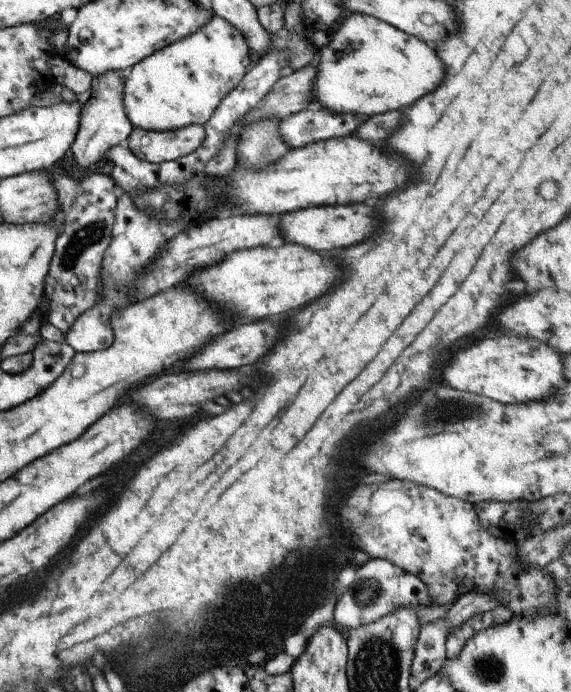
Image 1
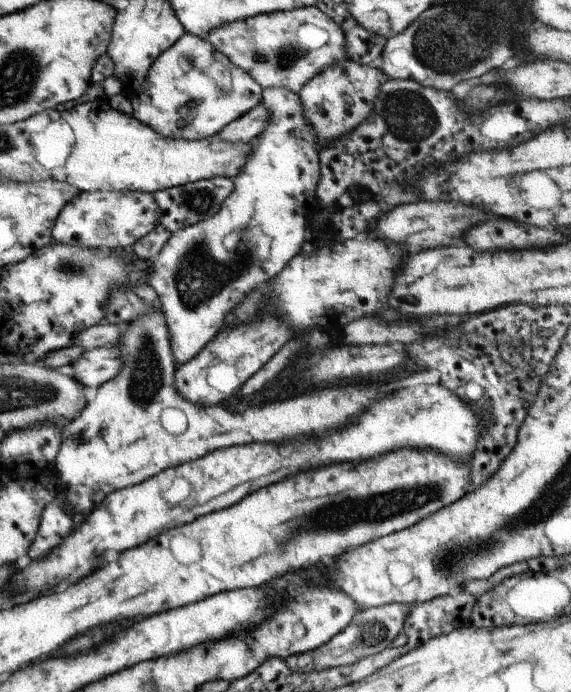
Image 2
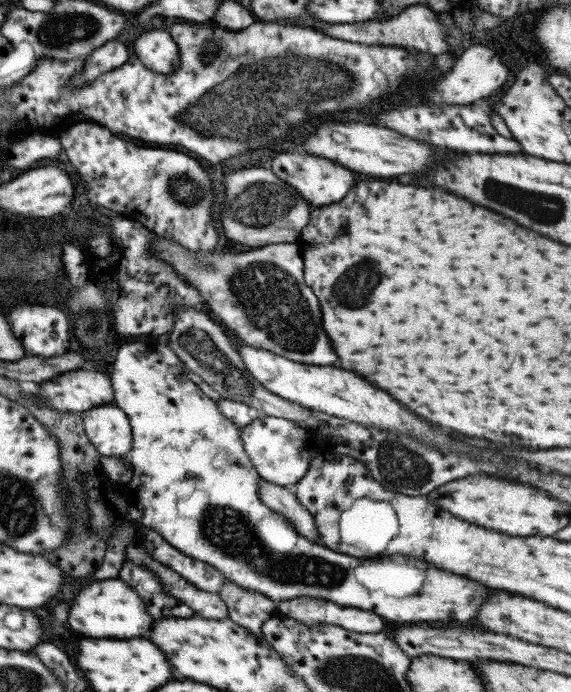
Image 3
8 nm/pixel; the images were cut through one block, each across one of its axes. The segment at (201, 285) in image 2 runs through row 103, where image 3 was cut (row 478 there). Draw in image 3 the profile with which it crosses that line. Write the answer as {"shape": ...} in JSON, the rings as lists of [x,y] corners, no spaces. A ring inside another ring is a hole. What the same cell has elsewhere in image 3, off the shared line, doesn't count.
{"shape":[[[261,414],[247,426],[242,427],[239,439],[259,478],[284,487],[286,484],[295,484],[299,481],[307,472],[311,459],[319,452],[315,446],[314,435],[315,433],[307,427],[301,428],[292,420]]]}

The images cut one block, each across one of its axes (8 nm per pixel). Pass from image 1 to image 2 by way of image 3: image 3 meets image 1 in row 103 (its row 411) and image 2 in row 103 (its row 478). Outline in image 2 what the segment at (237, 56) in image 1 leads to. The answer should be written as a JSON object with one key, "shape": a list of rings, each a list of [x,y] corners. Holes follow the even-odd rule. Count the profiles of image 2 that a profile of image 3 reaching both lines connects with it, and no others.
{"shape":[[[184,32],[169,48],[166,48],[163,52],[159,53],[159,56],[155,57],[155,60],[151,63],[151,66],[146,72],[145,78],[136,86],[136,94],[130,100],[133,118],[136,118],[138,122],[142,122],[145,126],[151,128],[152,131],[159,133],[164,137],[171,137],[172,139],[187,139],[190,141],[199,139],[211,139],[215,138],[215,135],[232,120],[239,118],[242,114],[250,111],[251,108],[256,107],[260,103],[262,88],[240,68],[237,68],[234,64],[231,64],[230,60],[224,54],[221,54],[218,50],[213,48],[213,45],[207,40],[192,35],[191,33]]]}

